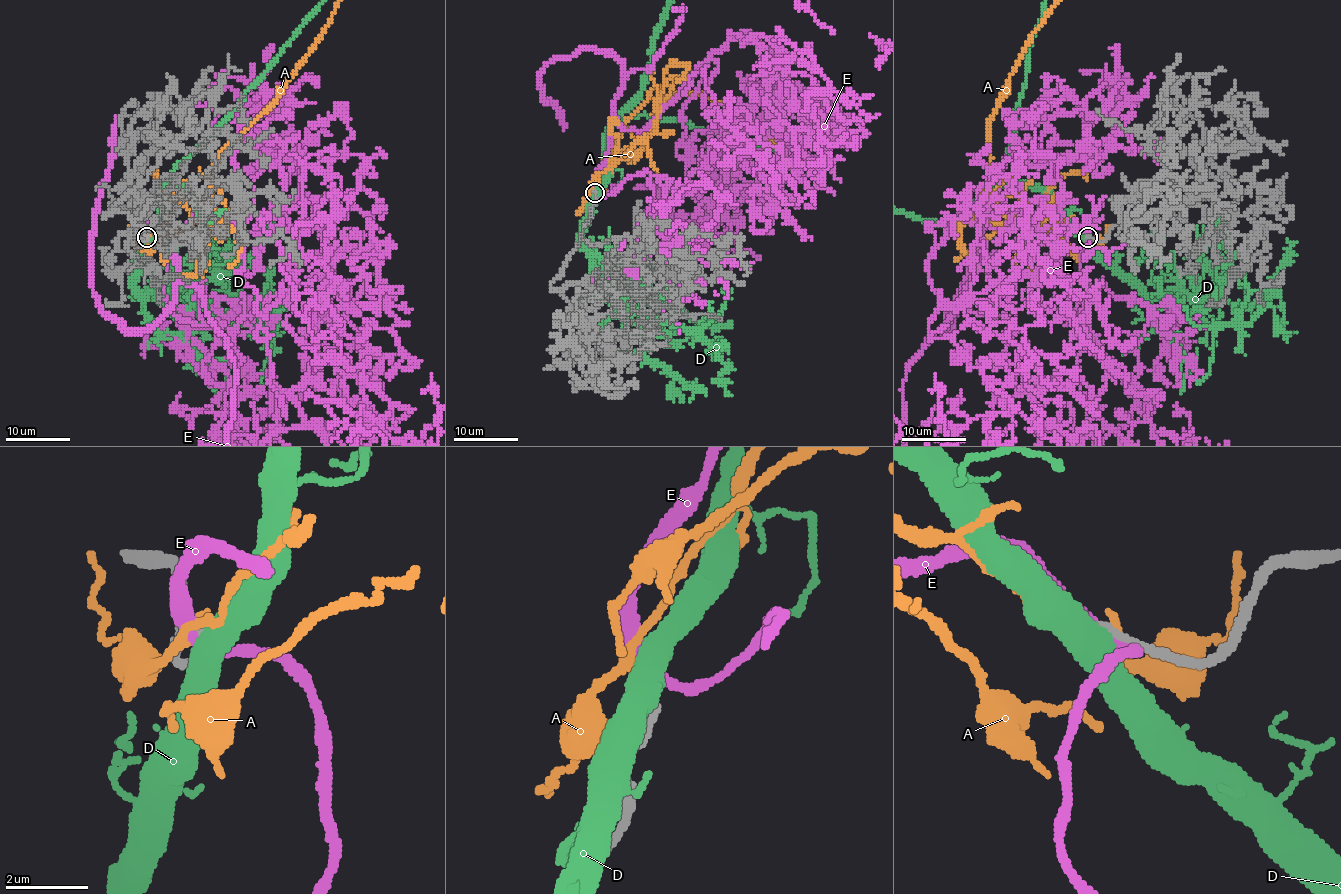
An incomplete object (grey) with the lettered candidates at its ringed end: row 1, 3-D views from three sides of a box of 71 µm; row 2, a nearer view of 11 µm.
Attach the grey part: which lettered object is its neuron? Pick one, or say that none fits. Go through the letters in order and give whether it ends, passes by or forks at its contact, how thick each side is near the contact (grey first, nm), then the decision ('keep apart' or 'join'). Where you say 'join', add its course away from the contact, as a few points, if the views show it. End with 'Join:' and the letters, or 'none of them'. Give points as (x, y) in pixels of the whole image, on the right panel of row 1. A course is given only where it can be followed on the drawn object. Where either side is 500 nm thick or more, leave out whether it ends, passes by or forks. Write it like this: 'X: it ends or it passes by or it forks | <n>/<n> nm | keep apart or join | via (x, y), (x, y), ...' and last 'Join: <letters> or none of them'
A: it passes by | 280/220 nm | keep apart
D: 280/500 nm | keep apart
E: it passes by | 300/240 nm | join
Join: E

